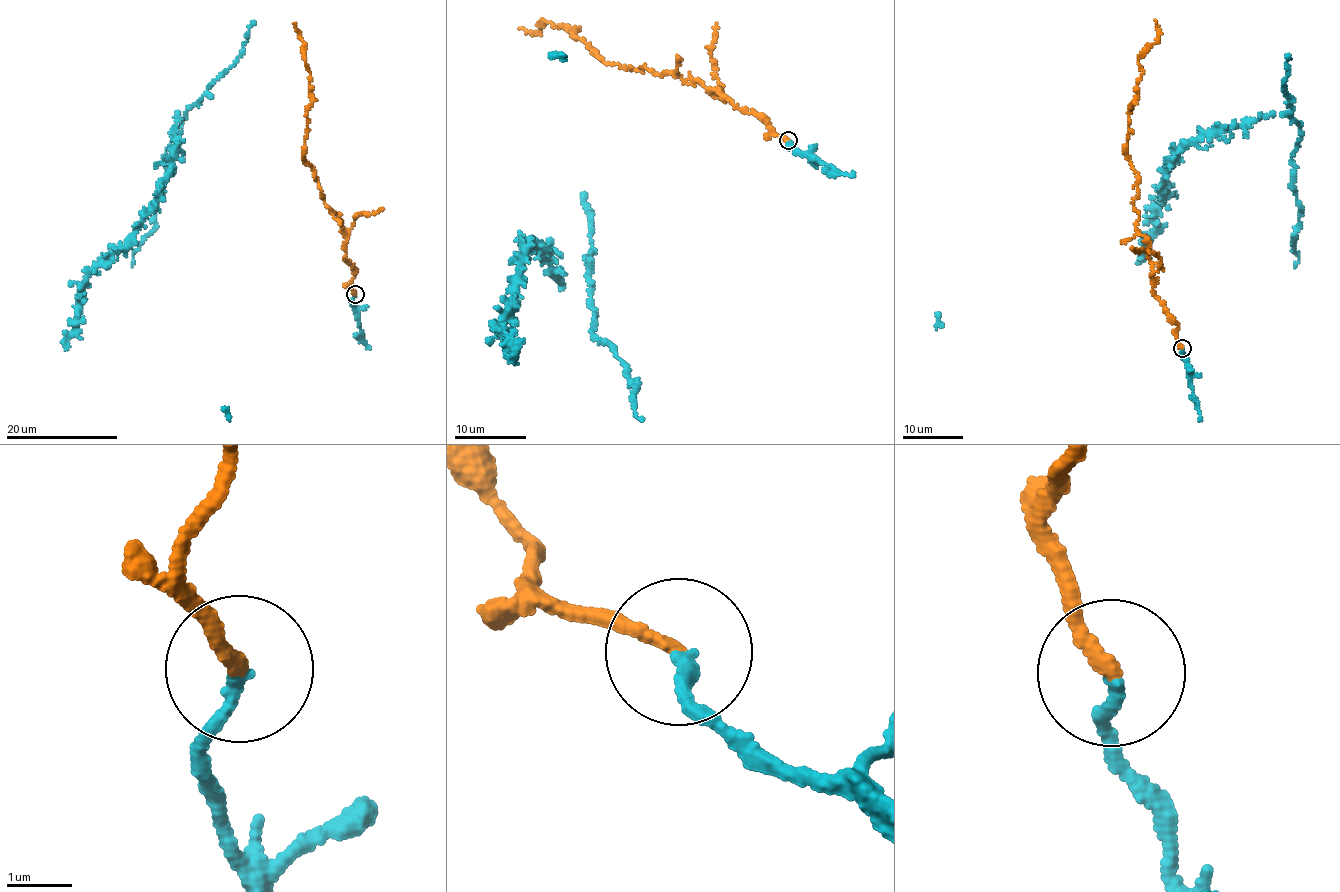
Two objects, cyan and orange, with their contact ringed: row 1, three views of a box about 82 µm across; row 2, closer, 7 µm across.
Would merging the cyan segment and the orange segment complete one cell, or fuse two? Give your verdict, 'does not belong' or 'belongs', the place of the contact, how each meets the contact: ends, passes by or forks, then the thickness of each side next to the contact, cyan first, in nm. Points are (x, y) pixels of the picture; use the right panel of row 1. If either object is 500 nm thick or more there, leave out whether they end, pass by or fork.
belongs; at (1182, 348); cyan ends there; orange ends there; 190 nm thick on the cyan side, 220 nm on the other

